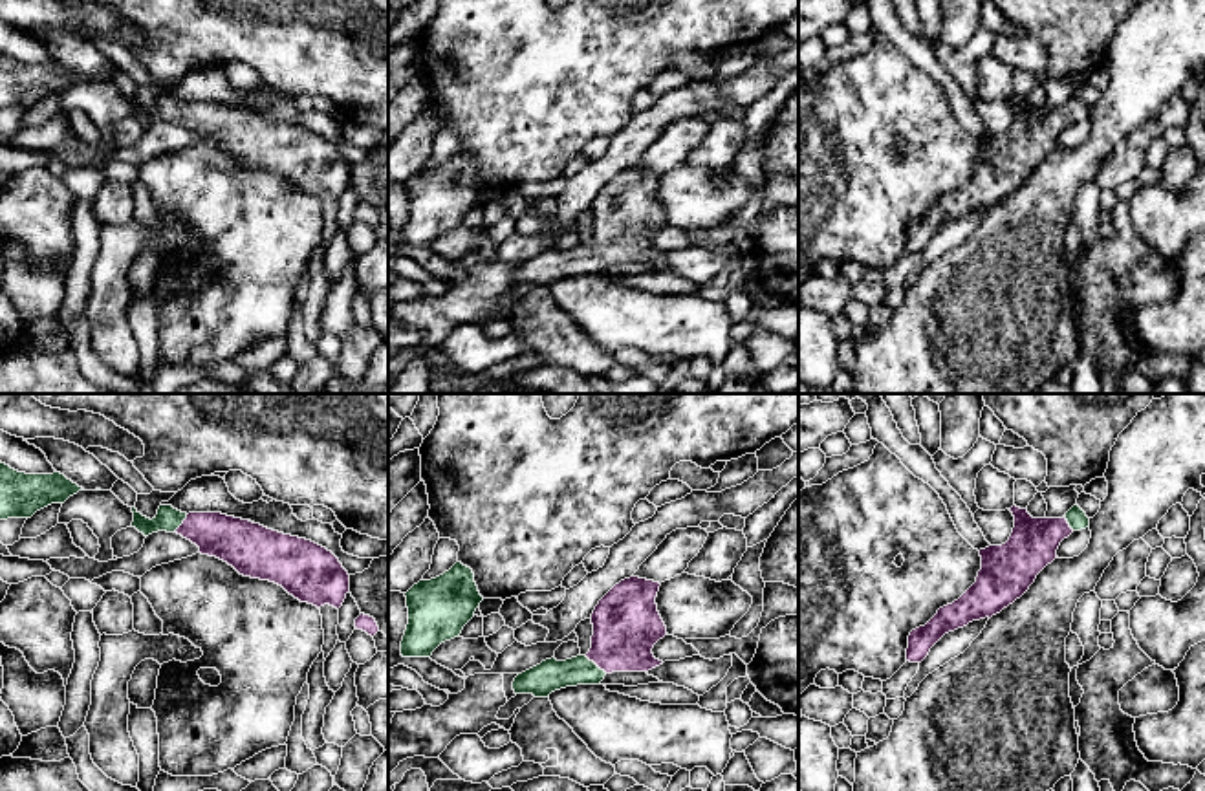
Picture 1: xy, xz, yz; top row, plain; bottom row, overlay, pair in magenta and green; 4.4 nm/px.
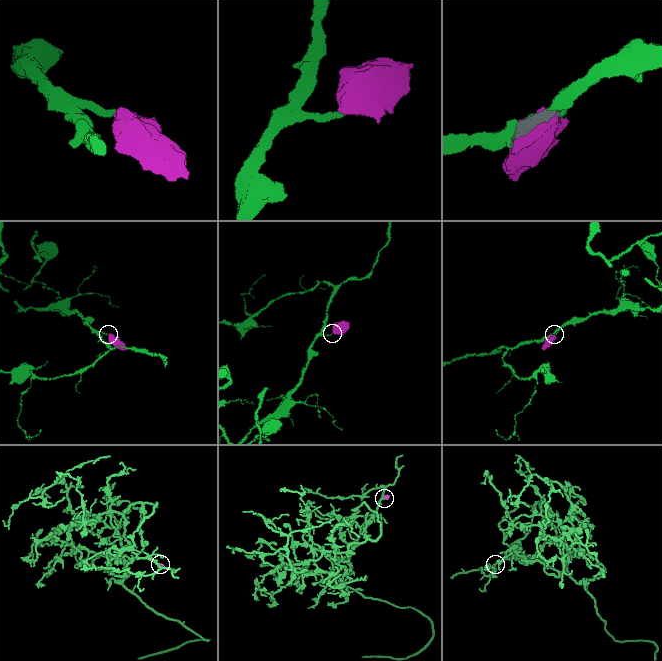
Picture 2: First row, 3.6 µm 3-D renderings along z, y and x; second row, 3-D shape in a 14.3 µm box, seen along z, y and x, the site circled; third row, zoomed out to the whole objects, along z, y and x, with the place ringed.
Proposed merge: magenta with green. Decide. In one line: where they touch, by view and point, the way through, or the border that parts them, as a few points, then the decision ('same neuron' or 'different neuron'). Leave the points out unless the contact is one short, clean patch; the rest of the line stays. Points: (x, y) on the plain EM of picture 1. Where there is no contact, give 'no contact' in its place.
contact xz (596, 253); way xz (627, 215), (625, 224), (596, 253), (548, 266); same neuron

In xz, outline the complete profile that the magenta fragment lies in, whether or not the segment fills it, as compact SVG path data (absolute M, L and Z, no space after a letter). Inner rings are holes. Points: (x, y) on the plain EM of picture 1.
M639 167L615 174L590 207L590 242L566 251L551 247L518 264L515 284L548 287L566 276L599 275L612 262L648 262L663 255L652 244L654 234L667 225L656 194L659 176Z

